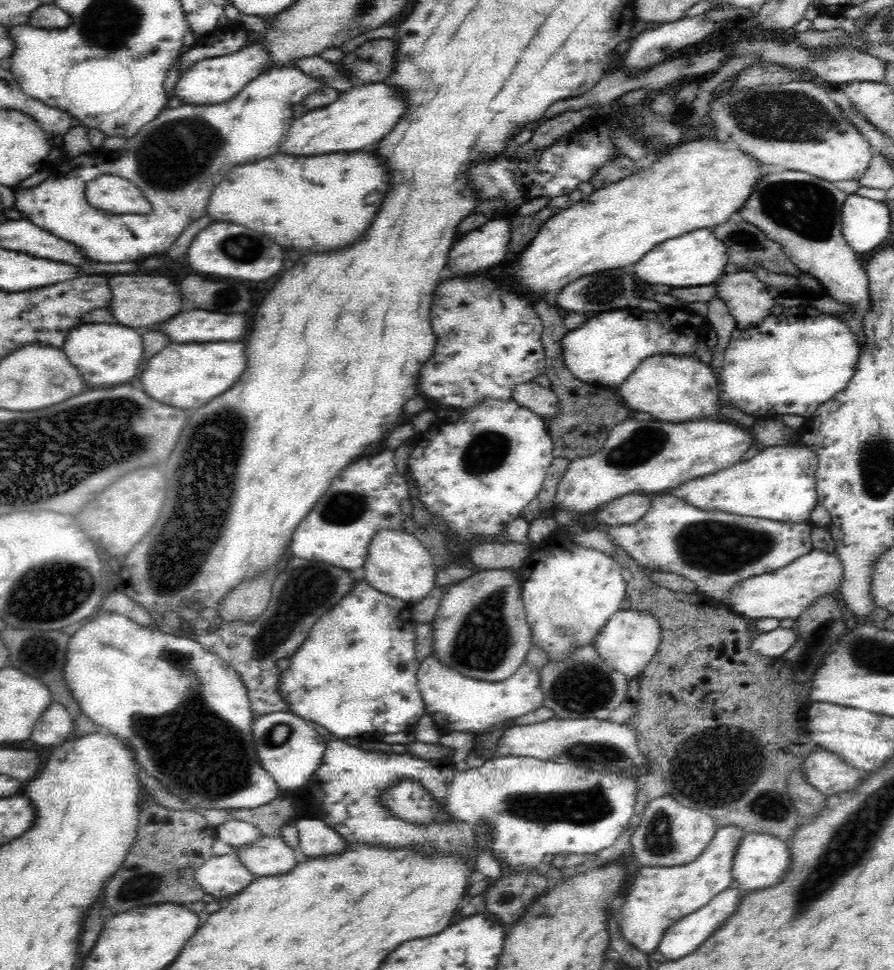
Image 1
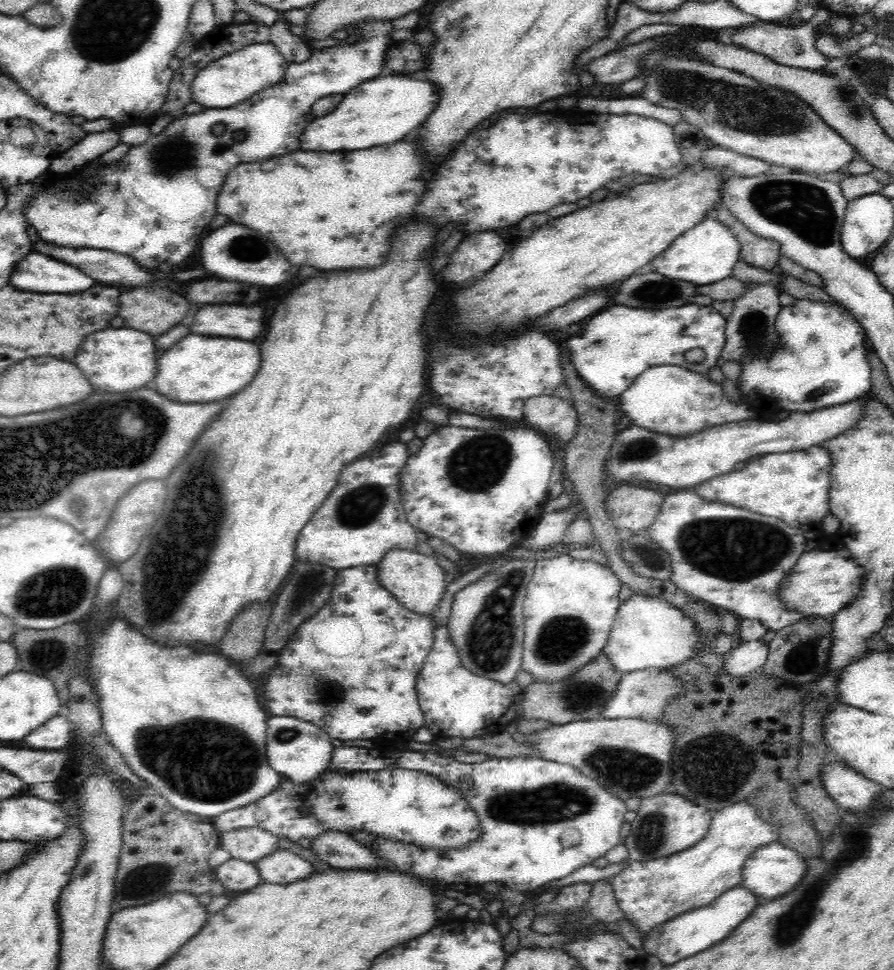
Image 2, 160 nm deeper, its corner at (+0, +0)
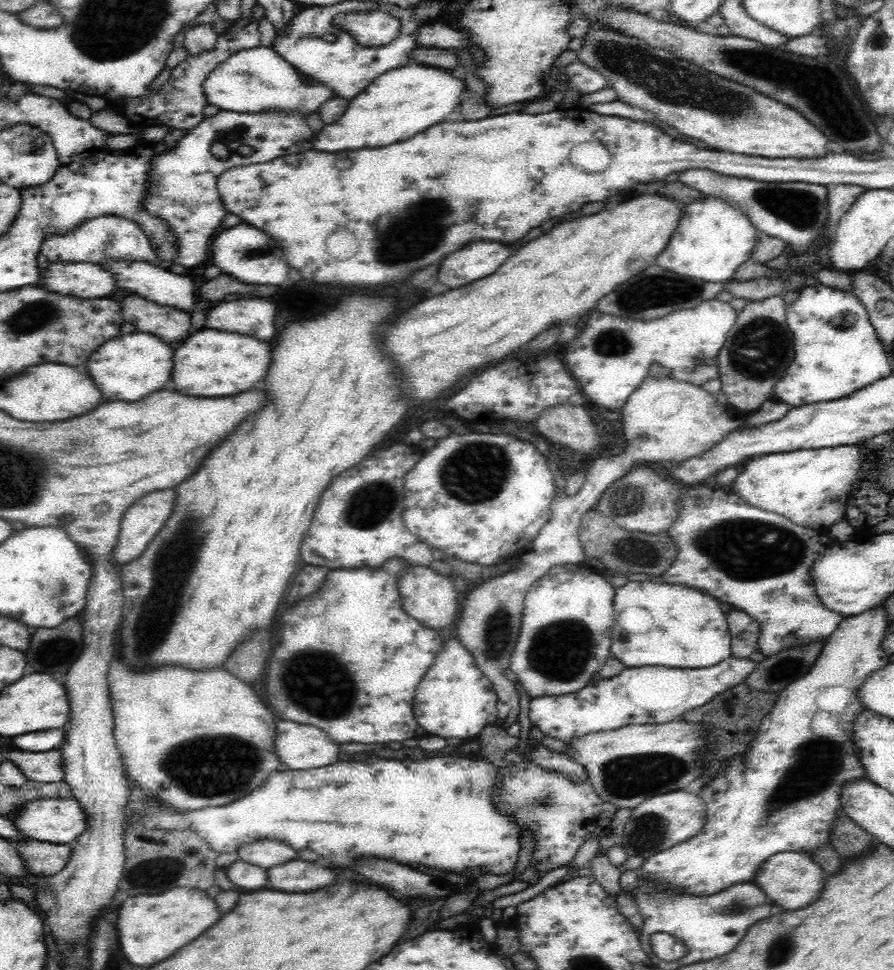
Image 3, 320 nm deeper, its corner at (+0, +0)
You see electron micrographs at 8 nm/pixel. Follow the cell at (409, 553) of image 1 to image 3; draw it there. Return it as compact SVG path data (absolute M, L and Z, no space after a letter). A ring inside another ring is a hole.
M408 567L399 576L398 591L400 591L403 609L408 616L416 619L422 627L428 627L436 632L442 628L449 628L458 618L458 594L457 588L448 576L439 575L430 567Z

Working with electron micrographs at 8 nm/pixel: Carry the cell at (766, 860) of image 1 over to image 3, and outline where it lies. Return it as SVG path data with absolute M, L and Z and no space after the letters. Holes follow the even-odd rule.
M783 852L772 855L755 874L755 882L768 895L776 908L784 910L798 910L818 900L820 892L824 890L823 868L812 855L806 853Z

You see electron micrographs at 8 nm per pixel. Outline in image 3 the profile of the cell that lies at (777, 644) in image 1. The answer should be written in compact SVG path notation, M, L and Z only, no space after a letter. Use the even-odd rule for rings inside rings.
M730 657L716 666L703 669L627 667L612 678L594 680L572 694L531 698L528 716L531 726L542 731L544 736L568 744L584 735L625 726L661 725L680 720L688 710L700 708L725 690L741 686L754 667L752 660Z

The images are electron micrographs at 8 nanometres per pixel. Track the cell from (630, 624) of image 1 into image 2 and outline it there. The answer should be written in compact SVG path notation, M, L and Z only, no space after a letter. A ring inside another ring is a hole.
M630 594L622 599L615 614L607 645L603 654L618 670L632 672L640 669L666 669L674 665L688 662L702 651L708 649L715 656L727 656L737 646L738 640L731 634L716 632L710 642L709 634L703 634L701 628L672 603L666 602L659 596Z

